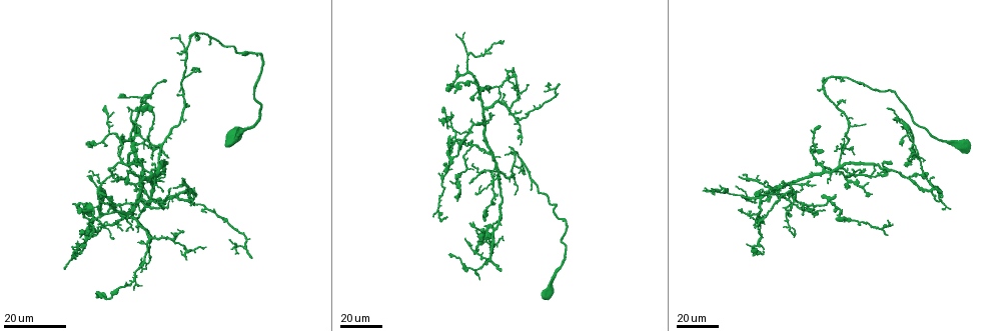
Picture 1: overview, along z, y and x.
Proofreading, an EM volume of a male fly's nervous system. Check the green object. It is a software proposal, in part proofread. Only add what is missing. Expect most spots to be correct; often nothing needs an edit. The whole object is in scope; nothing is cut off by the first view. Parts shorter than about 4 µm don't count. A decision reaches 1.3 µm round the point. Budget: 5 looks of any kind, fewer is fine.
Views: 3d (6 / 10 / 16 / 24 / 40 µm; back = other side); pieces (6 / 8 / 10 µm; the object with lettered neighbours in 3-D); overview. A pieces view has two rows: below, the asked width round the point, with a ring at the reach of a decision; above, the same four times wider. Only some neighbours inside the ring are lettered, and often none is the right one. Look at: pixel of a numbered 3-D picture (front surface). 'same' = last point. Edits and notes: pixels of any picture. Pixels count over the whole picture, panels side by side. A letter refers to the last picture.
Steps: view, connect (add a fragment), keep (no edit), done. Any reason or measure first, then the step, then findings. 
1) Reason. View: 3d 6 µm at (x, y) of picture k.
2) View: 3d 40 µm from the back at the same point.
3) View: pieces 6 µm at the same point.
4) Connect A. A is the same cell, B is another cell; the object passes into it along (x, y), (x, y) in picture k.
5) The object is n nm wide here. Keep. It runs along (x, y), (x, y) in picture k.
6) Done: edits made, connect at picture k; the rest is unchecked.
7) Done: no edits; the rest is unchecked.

Branch stops here. View: 3d 40 µm at (65, 270) of picture 1.

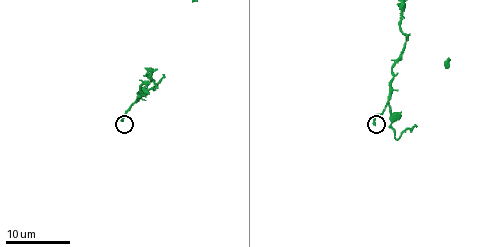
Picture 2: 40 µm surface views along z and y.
View: pieces 10 µm at (373, 125) of picture 2.

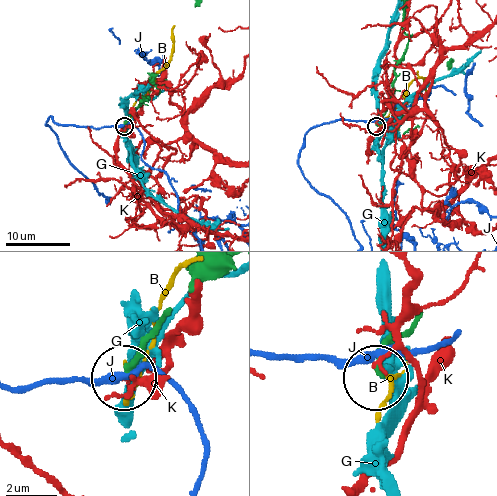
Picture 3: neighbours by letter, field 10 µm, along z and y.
Keep. B, G, J and K are other cells; none of them fits.

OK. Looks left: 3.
An open end. View: 3d 24 µm at (464, 237) of picture 1.

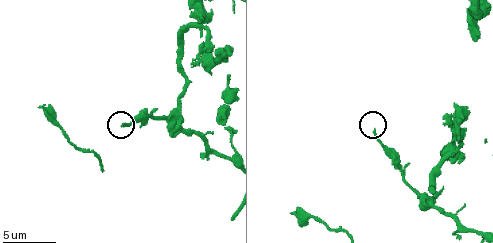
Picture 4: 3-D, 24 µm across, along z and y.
See the neighbours. View: pieces 10 µm at (121, 124) of picture 4.

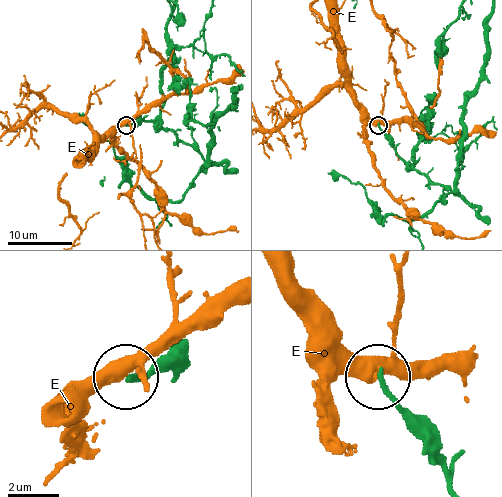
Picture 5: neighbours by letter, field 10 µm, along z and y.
Keep. E is another cell; it runs along (179, 360), (129, 377) in picture 5; none of them fits.

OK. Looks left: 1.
Done: no edits; the rest is unchecked.

